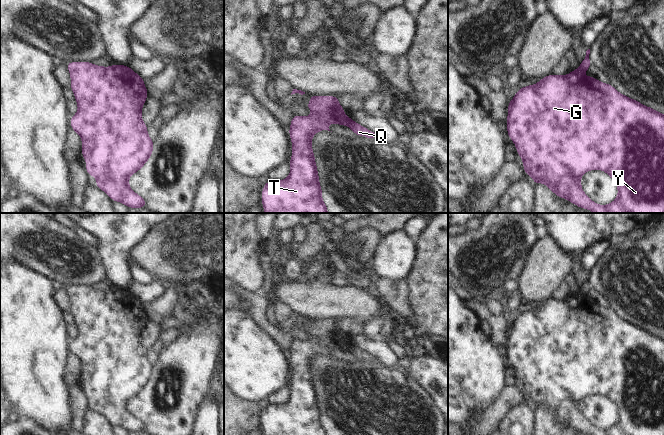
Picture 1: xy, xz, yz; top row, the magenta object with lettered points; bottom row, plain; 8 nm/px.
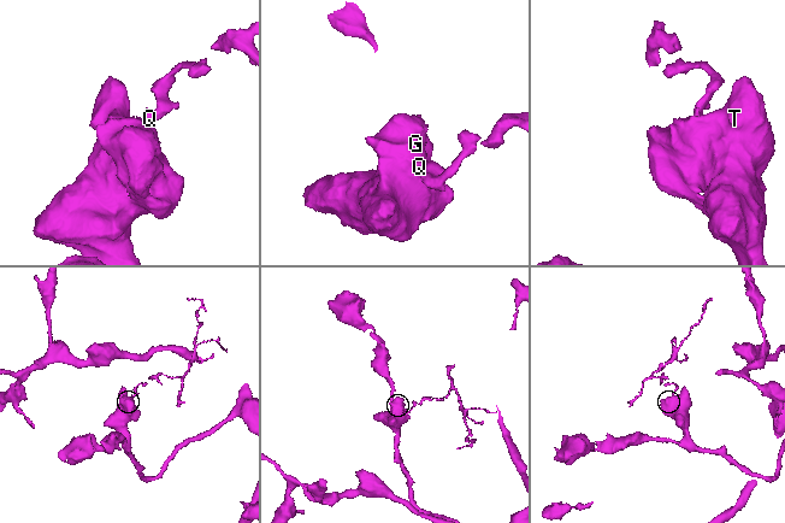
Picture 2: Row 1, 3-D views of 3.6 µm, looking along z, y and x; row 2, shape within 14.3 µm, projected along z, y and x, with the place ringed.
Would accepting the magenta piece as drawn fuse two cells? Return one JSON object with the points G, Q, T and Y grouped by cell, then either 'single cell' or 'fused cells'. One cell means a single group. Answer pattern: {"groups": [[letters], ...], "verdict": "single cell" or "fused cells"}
{"groups": [["G", "T", "Y"], ["Q"]], "verdict": "fused cells"}

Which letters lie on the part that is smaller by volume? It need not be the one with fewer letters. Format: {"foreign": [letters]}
{"foreign": ["Q"]}

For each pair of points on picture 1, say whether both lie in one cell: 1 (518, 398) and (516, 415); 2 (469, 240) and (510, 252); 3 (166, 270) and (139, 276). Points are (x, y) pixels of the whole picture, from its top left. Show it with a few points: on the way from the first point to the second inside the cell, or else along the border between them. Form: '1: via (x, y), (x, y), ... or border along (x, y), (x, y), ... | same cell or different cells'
1: border along (526, 402), (513, 405), (500, 421) | different cells
2: via (479, 250), (481, 252), (500, 252) | same cell
3: border along (132, 258), (136, 264), (143, 266), (156, 279) | different cells

